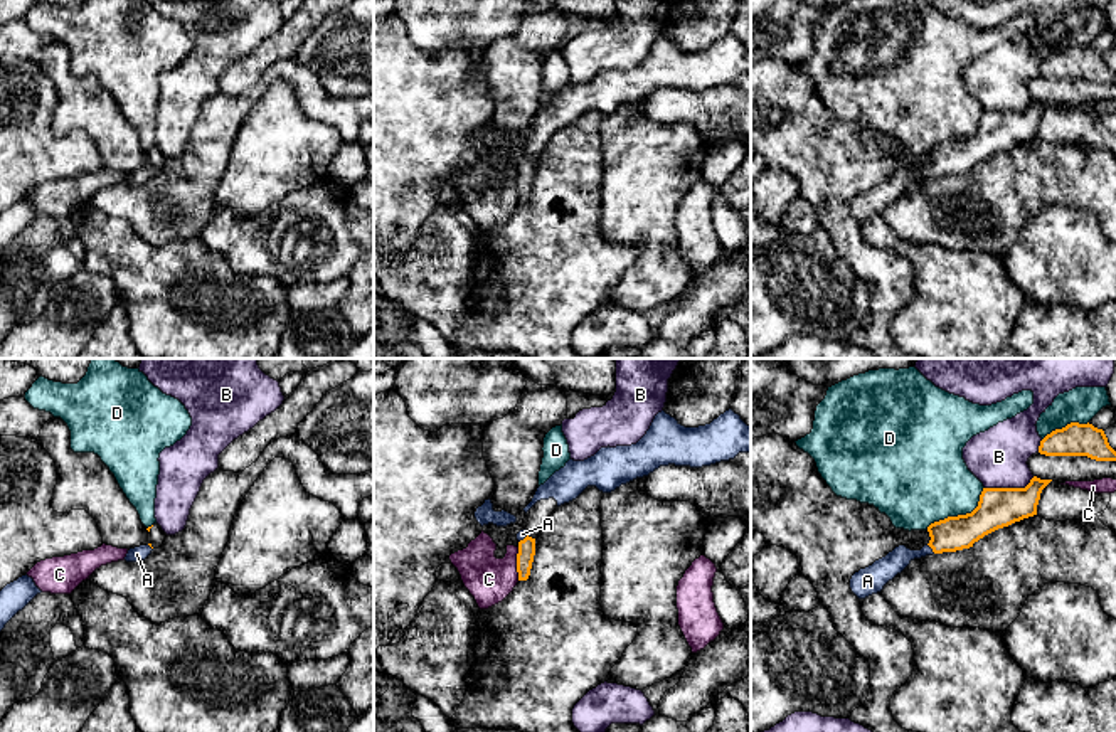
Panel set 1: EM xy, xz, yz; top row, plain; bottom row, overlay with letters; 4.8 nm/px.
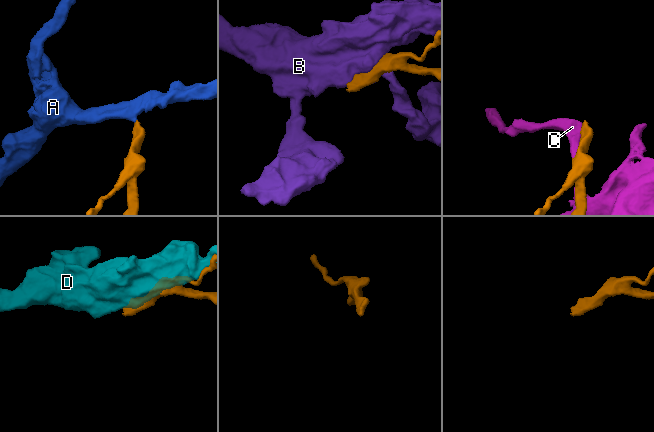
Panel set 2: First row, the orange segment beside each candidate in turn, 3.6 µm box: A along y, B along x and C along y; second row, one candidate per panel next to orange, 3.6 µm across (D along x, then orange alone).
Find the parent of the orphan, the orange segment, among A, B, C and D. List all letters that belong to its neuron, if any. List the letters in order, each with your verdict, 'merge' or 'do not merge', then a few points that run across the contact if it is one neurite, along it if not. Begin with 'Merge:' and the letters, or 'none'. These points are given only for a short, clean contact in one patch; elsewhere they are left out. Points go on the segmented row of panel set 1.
Merge: A
A: merge; line yz (951, 534), (931, 547), (901, 556), (884, 569)
B: do not merge
C: do not merge
D: do not merge

